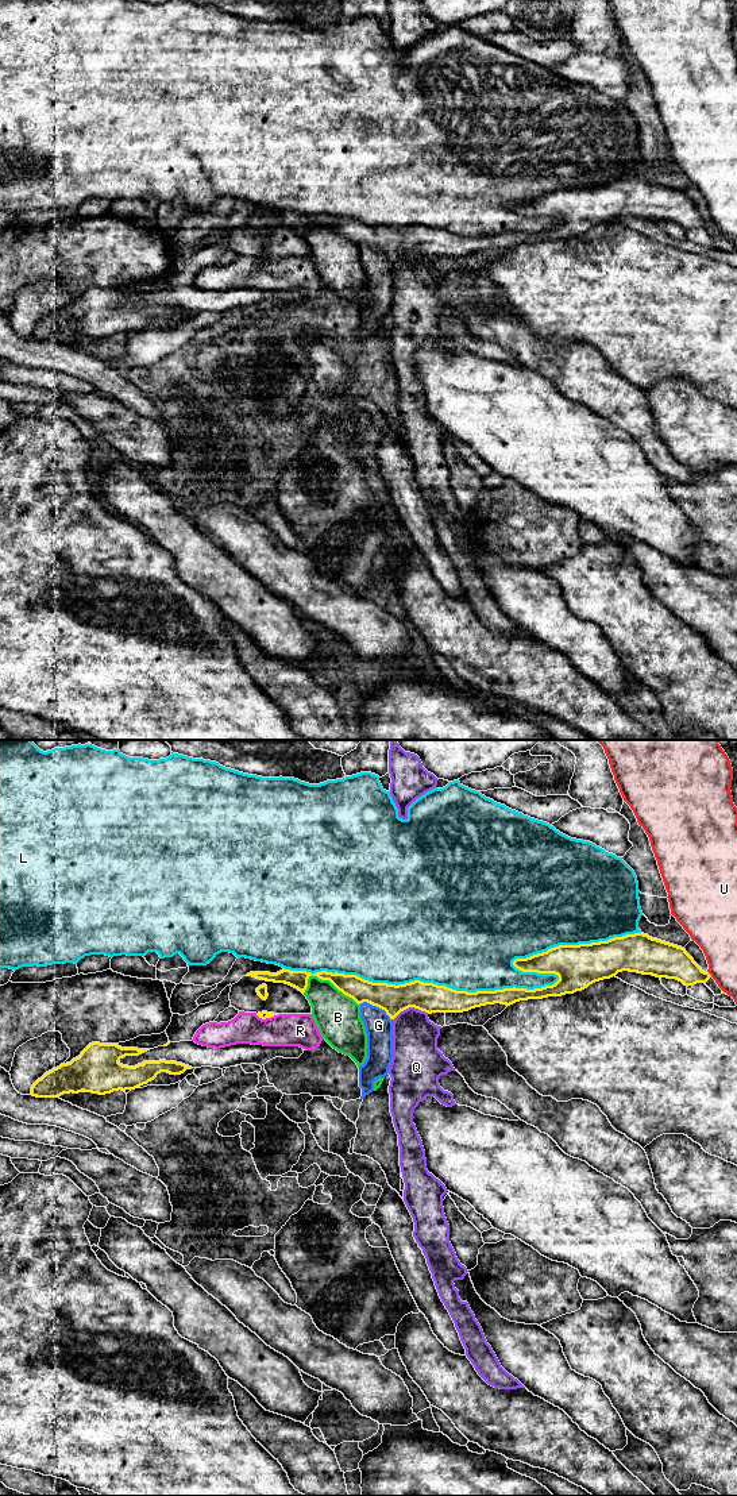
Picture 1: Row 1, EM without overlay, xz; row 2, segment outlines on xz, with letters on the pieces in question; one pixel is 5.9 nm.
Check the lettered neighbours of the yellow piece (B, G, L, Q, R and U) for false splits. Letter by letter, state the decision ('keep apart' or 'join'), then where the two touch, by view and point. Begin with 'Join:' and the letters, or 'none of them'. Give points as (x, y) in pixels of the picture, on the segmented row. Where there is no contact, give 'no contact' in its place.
Join: none of them
B: keep apart; contact xz (334, 984)
G: keep apart; contact xz (377, 1006)
L: keep apart; contact xz (509, 989)
Q: keep apart; contact xz (409, 1006)
R: keep apart; contact xz (267, 1017)
U: keep apart; contact xz (709, 974)

